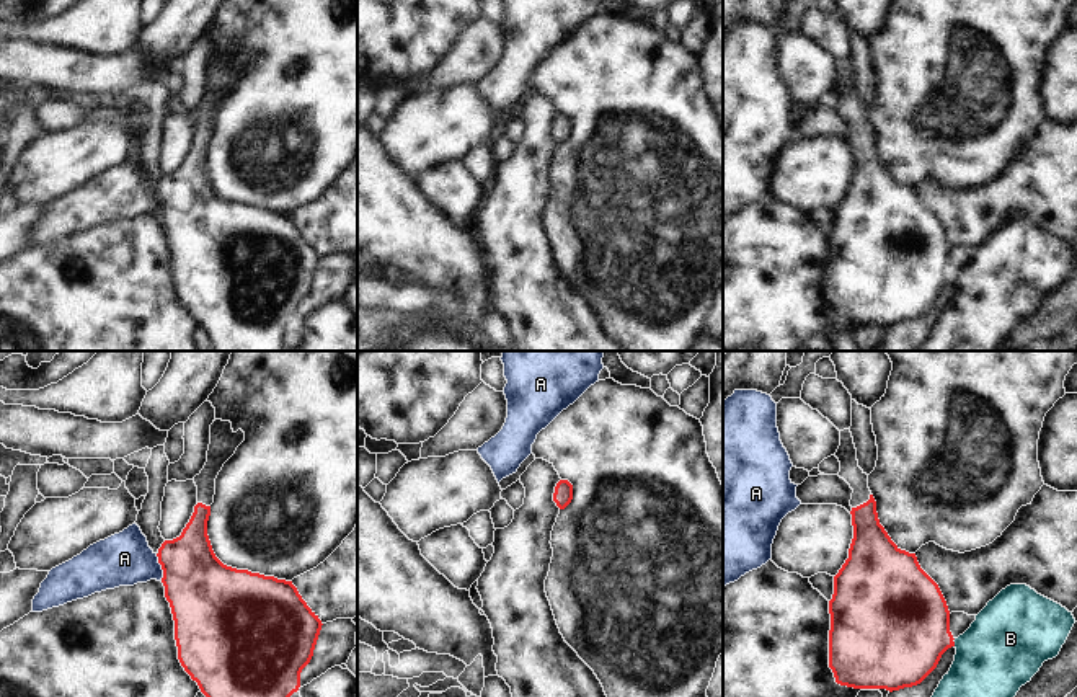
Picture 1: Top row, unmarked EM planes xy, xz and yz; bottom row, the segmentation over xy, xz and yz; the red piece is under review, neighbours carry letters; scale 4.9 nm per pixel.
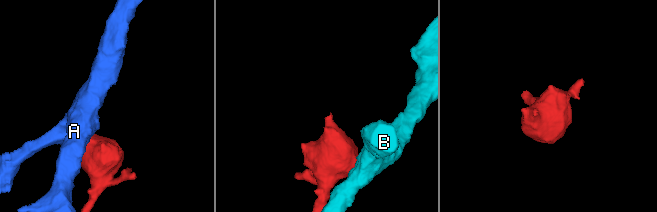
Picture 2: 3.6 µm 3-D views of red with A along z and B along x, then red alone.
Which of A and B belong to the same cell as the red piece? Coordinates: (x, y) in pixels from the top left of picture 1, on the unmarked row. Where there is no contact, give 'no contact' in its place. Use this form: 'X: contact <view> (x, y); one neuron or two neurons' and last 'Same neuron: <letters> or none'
A: contact xy (162, 201); two neurons
B: contact yz (953, 276); two neurons
Same neuron: none

